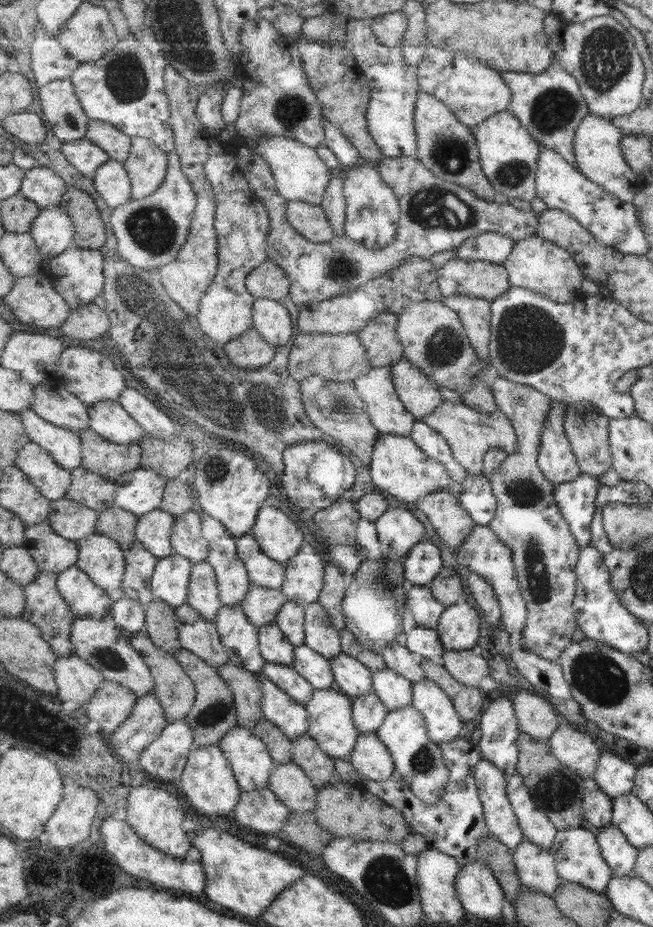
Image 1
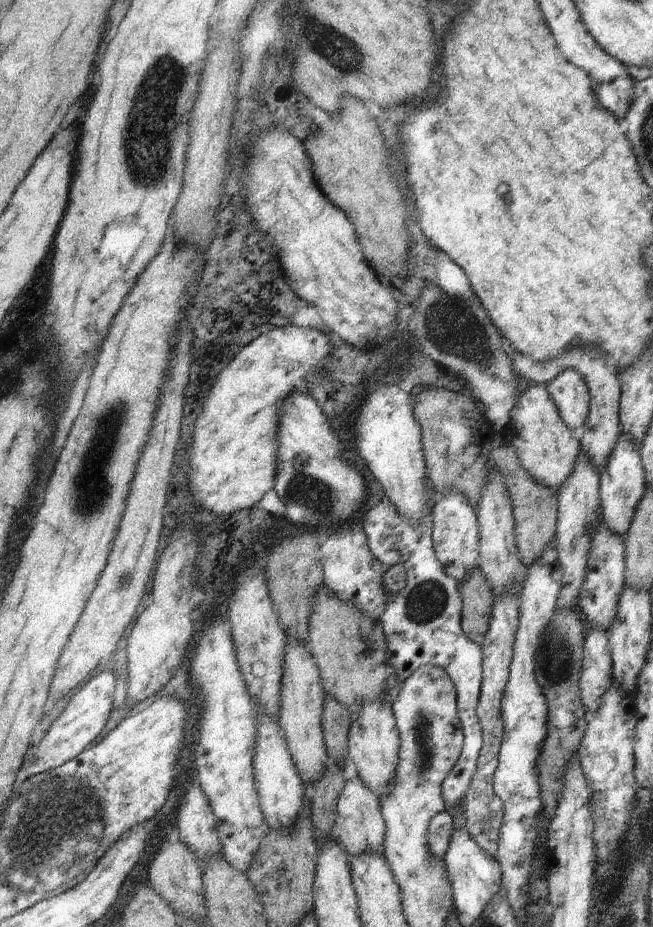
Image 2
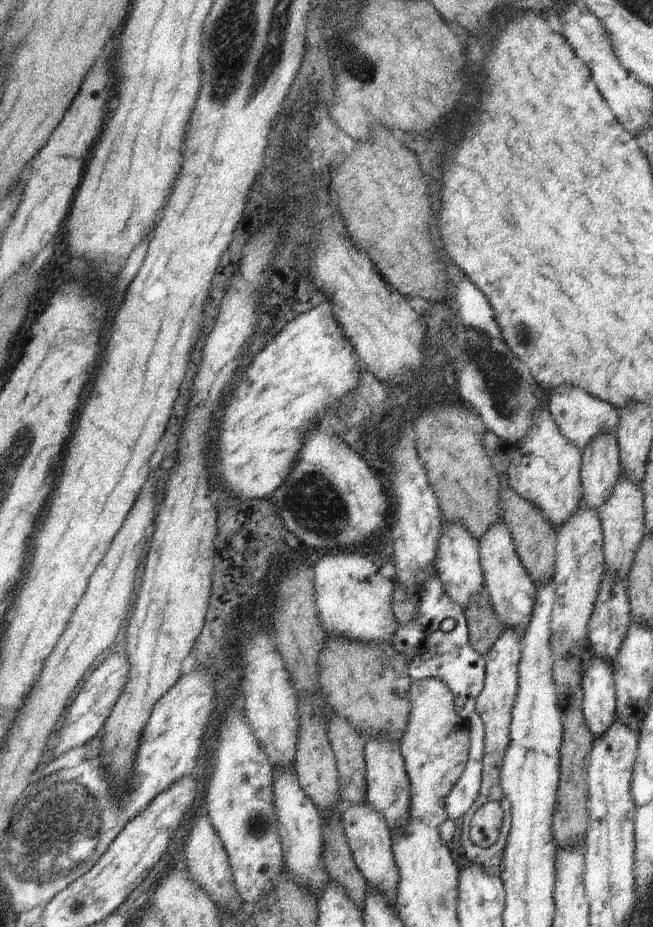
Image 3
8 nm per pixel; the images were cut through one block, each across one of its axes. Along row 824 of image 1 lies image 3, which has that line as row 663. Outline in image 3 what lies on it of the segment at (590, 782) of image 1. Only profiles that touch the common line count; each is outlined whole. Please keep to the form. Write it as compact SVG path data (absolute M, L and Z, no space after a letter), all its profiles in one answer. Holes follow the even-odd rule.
M590 655L582 682L584 715L595 738L604 737L618 718L618 696L611 662Z

